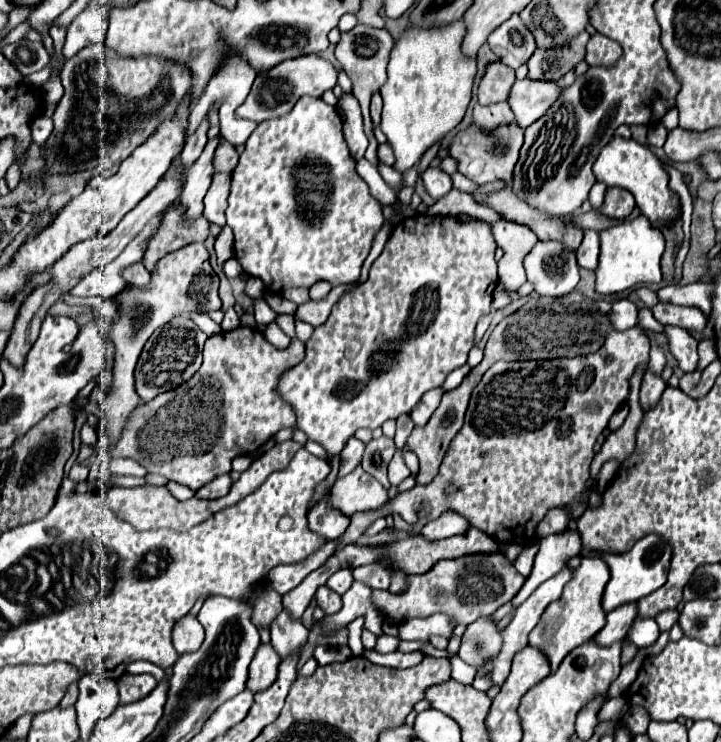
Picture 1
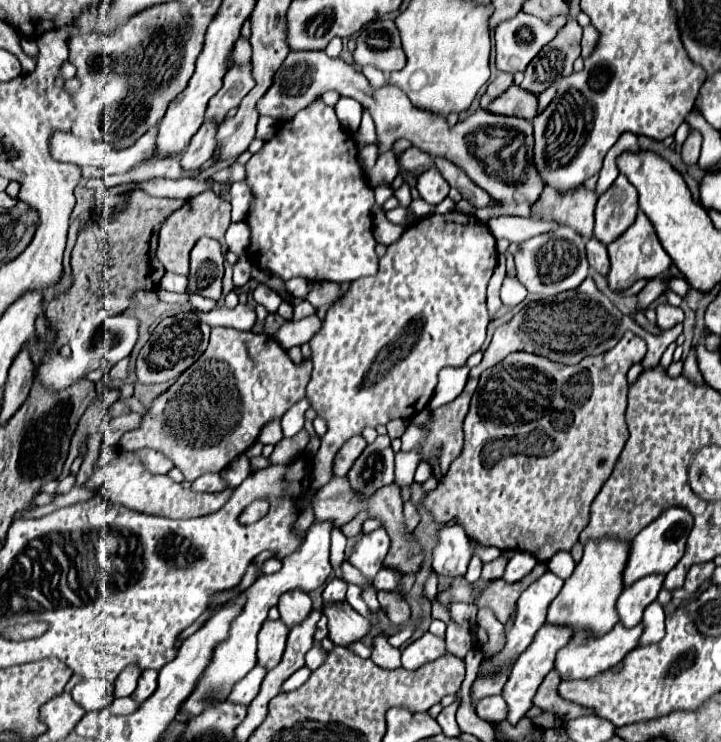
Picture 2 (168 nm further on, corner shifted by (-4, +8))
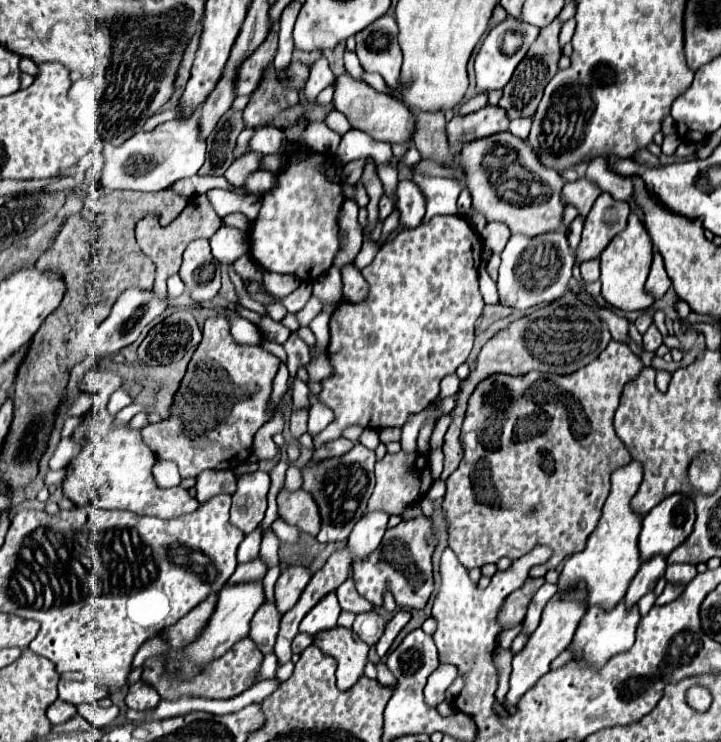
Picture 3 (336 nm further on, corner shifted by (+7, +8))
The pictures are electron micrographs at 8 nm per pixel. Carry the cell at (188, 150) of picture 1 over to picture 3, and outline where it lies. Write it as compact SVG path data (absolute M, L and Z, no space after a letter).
M278 24L274 26L270 38L260 44L238 68L236 82L234 82L234 94L236 96L248 96L252 90L256 90L260 76L264 76L264 68L274 60L276 54L276 42L278 42Z

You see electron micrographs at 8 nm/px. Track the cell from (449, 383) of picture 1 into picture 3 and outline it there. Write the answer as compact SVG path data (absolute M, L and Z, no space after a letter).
M456 374L446 376L446 378L442 380L442 384L440 384L440 394L438 394L438 398L454 396L454 394L458 392L458 388L460 388L460 378L458 378Z

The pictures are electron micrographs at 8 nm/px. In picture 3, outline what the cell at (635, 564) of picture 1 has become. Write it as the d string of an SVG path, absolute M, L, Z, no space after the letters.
M672 494L654 506L642 520L642 532L638 538L640 562L648 562L654 556L668 556L676 546L680 546L692 532L694 526L694 504L688 494Z

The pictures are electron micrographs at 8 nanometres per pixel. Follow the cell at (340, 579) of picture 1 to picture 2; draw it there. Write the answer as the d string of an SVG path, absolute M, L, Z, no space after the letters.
M331 580L325 590L323 590L323 604L339 604L345 600L345 590L347 590L347 582L343 580Z

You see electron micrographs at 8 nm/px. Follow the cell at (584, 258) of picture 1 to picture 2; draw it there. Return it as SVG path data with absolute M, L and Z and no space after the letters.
M591 238L587 242L587 258L589 258L589 266L593 270L597 270L601 276L605 276L609 272L609 256L607 256L607 246L597 242L595 238Z

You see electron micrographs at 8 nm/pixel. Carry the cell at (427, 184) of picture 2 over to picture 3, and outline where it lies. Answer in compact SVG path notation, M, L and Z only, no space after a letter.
M402 180L396 188L398 208L400 208L400 224L406 228L416 228L426 212L426 196L414 180Z

